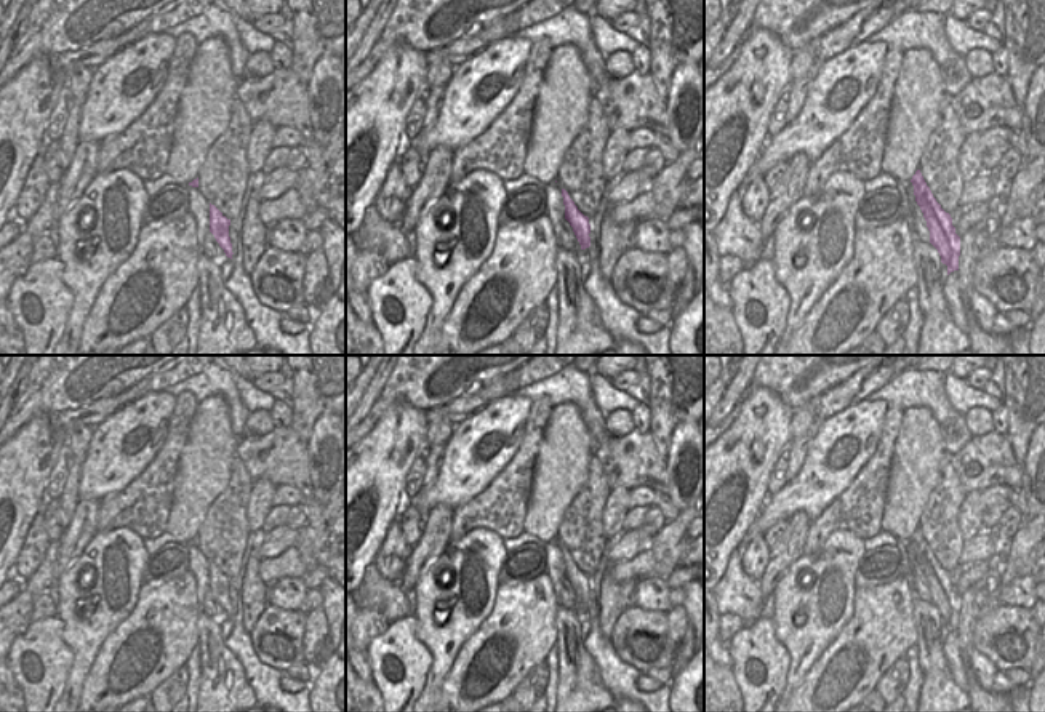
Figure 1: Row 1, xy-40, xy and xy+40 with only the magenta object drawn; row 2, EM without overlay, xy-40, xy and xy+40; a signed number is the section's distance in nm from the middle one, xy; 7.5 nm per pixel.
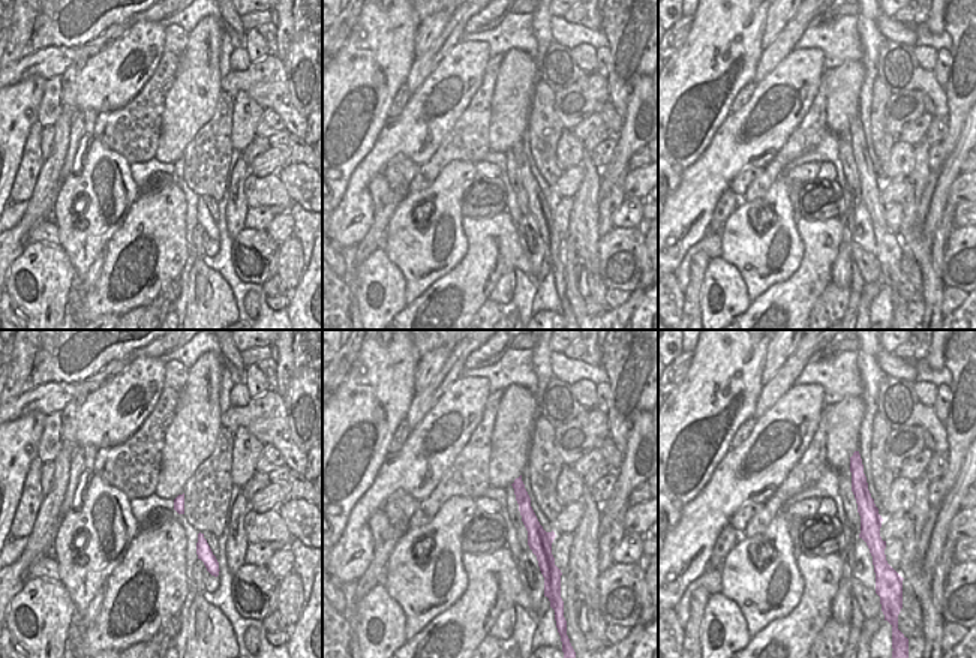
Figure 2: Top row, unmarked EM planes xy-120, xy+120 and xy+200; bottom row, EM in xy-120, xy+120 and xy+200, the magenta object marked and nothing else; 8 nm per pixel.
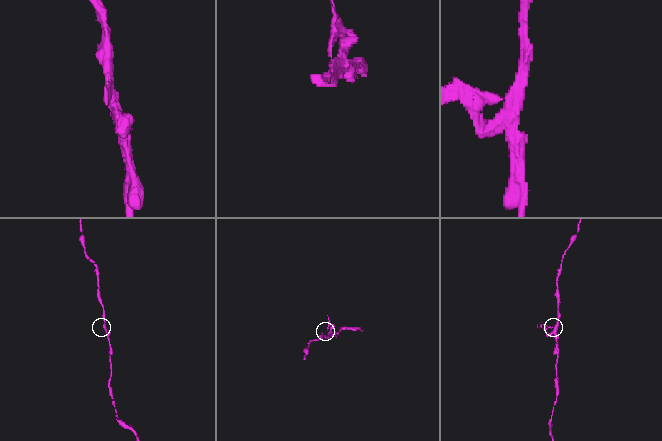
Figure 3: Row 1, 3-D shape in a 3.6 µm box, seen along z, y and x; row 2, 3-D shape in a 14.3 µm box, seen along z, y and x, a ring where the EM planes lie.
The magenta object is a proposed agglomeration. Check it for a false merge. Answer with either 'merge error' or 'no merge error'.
merge error

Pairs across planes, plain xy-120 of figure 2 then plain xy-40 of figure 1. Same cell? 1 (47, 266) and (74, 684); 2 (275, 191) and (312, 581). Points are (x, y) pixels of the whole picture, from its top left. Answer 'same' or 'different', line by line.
1: different
2: different

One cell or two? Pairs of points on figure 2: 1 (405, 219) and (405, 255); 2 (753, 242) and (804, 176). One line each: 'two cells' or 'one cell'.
1: one cell
2: one cell

